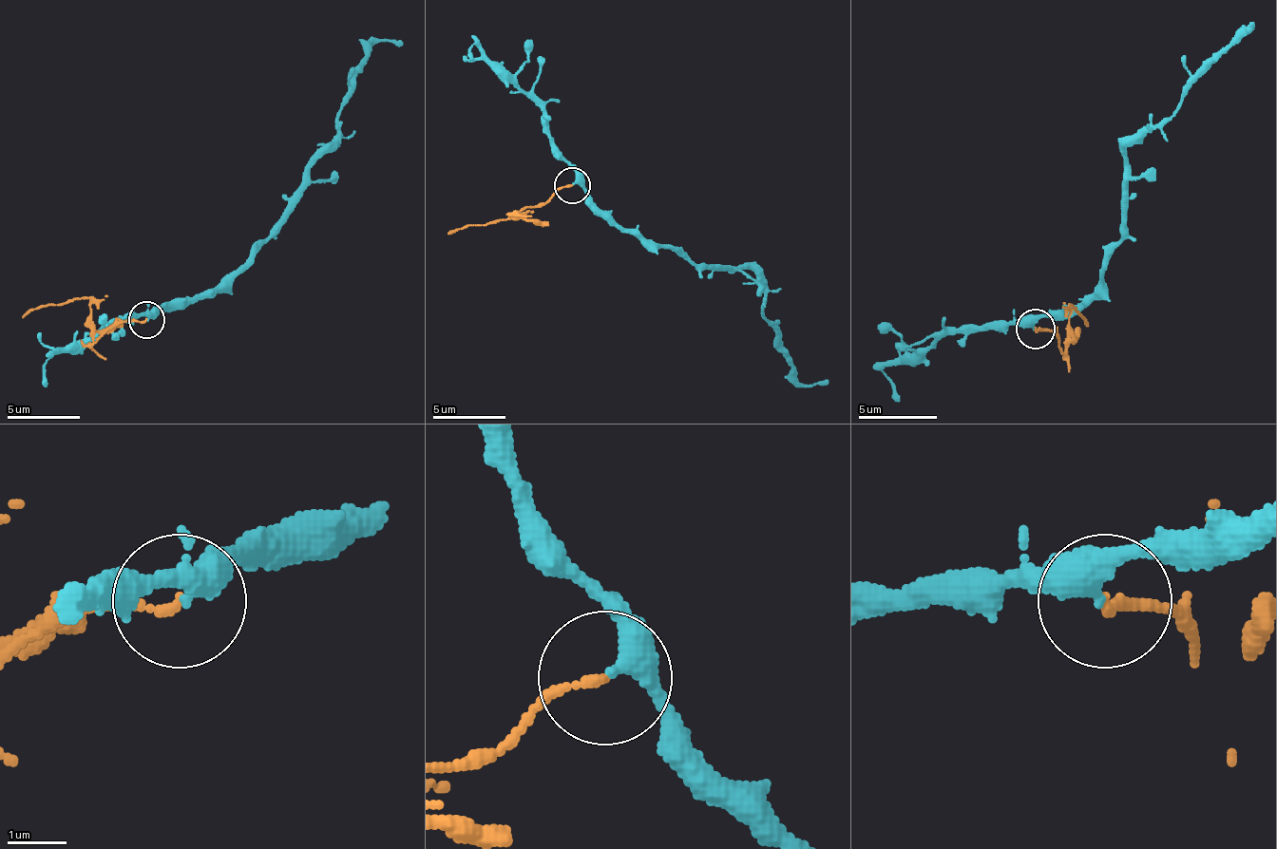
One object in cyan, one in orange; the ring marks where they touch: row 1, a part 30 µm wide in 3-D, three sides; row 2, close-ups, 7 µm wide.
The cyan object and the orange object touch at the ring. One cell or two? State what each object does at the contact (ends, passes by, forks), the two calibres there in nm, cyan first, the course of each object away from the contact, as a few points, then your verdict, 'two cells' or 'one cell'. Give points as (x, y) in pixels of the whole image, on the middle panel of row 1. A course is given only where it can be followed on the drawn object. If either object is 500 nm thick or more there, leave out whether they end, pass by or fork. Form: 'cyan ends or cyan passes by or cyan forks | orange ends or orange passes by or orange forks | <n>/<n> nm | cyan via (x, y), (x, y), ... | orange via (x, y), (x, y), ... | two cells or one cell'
cyan passes by | orange ends | 320/140 nm | cyan via (573, 186), (696, 266), (747, 266), (765, 292), (762, 313), (790, 371), (806, 386), (828, 379) | orange via (573, 186), (547, 200), (525, 208), (511, 218), (464, 226), (448, 233) | two cells

